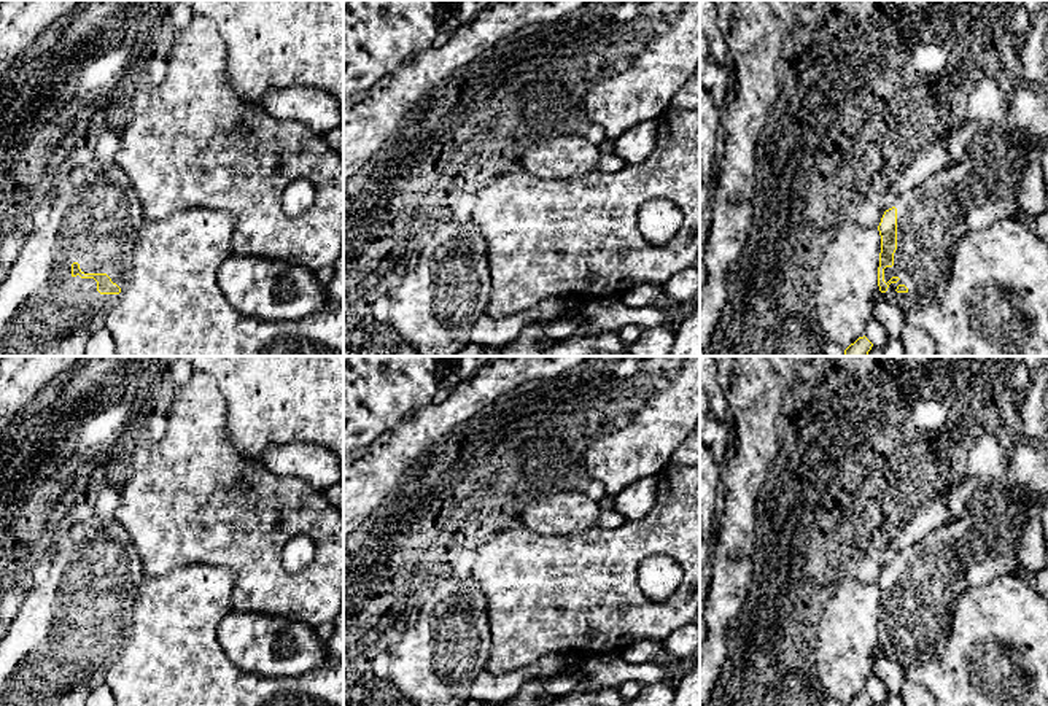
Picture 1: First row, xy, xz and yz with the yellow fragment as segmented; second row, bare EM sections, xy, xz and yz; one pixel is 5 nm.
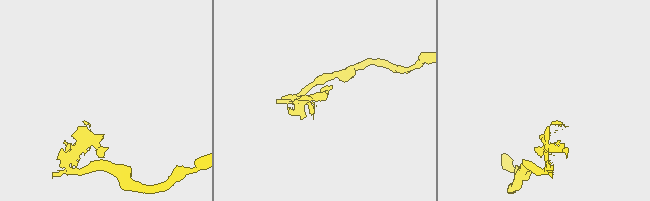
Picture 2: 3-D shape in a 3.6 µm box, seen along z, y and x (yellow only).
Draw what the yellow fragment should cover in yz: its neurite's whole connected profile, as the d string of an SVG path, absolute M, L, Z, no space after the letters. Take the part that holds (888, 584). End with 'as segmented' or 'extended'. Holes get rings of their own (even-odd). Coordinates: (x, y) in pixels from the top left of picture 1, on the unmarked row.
M892 563L884 568L881 579L878 582L881 592L881 609L878 623L878 642L884 650L886 657L906 665L910 661L929 660L935 657L940 650L916 650L910 649L905 641L899 641L899 633L892 633L887 639L884 638L884 625L894 622L894 609L897 606L897 564Z; extended

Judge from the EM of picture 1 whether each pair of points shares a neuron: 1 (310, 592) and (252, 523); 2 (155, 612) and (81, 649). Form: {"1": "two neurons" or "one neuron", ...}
{"1": "one neuron", "2": "two neurons"}

